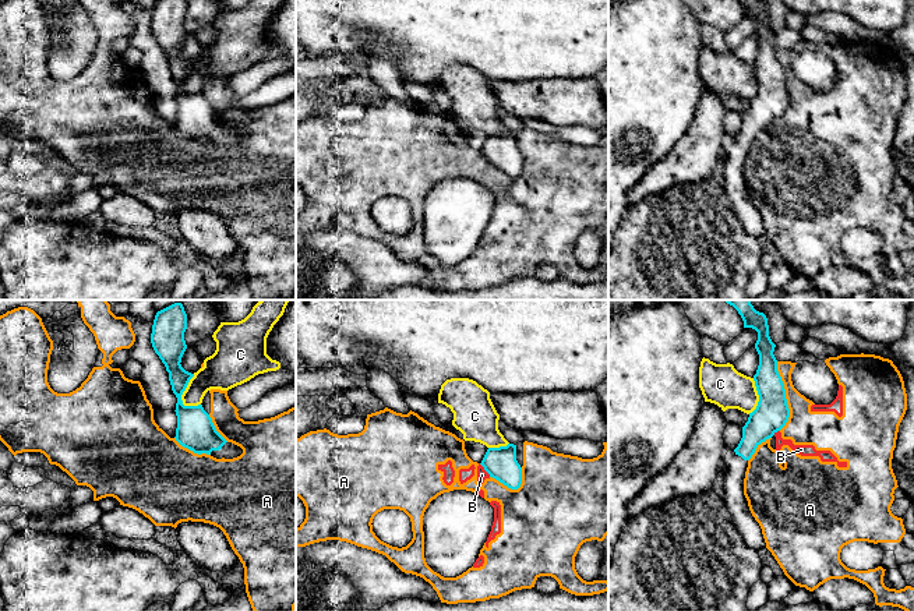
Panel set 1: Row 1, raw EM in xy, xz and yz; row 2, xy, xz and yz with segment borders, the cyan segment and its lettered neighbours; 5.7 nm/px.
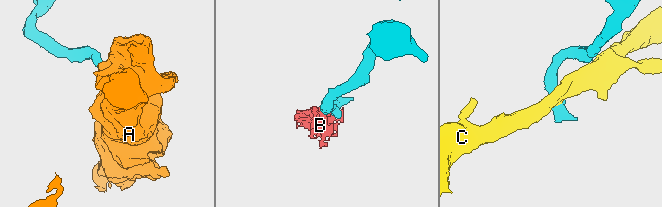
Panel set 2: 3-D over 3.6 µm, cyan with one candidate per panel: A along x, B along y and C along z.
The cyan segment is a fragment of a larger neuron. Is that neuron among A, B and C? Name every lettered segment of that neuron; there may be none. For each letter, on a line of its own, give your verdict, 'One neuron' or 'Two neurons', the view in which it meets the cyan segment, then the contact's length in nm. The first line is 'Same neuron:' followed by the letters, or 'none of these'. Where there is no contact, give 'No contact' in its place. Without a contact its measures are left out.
Same neuron: none of these
A: Two neurons. Touches cyan in yz. Shared border 400 nm
B: Two neurons. Touches cyan in xz. Shared border 100 nm
C: Two neurons. Touches cyan in xy. Shared border 200 nm

